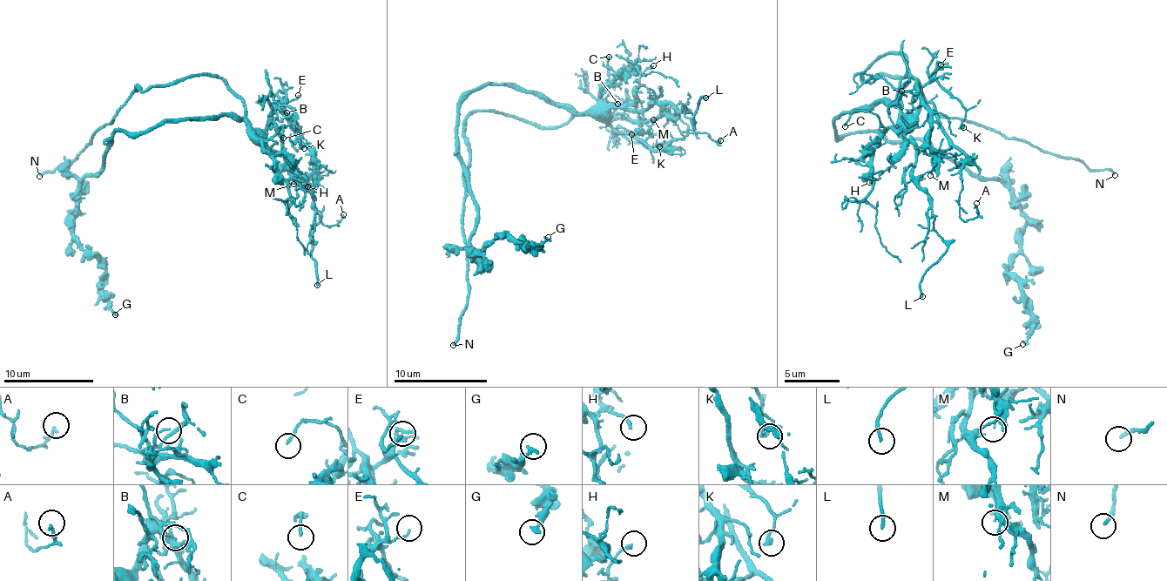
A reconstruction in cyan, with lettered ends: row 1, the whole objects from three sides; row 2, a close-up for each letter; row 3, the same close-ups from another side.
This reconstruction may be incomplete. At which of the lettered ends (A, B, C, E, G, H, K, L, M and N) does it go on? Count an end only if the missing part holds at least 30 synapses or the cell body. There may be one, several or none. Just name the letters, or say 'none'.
N

